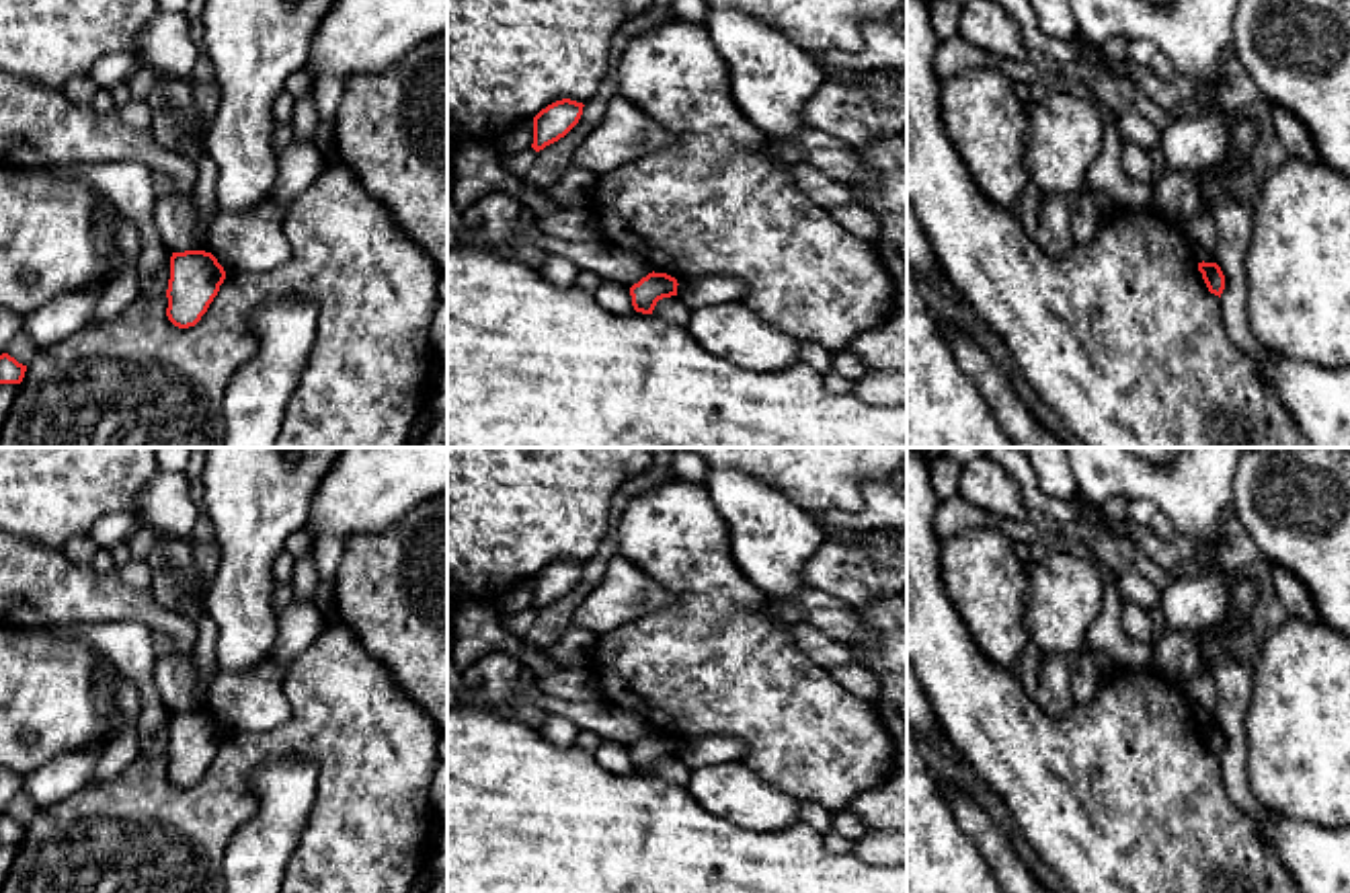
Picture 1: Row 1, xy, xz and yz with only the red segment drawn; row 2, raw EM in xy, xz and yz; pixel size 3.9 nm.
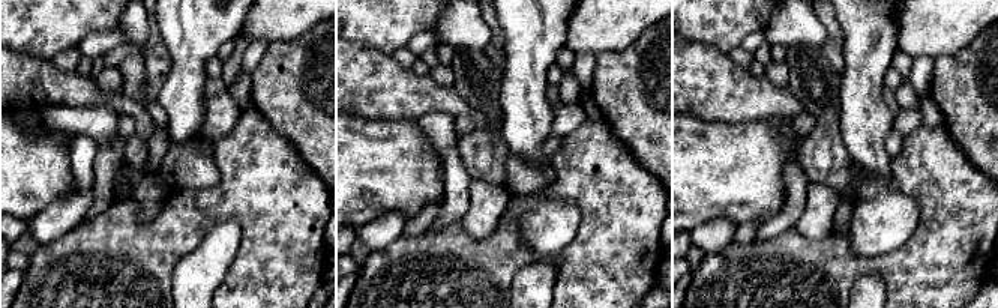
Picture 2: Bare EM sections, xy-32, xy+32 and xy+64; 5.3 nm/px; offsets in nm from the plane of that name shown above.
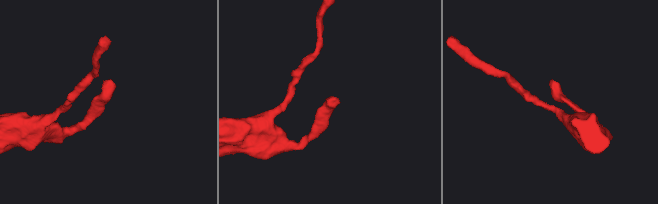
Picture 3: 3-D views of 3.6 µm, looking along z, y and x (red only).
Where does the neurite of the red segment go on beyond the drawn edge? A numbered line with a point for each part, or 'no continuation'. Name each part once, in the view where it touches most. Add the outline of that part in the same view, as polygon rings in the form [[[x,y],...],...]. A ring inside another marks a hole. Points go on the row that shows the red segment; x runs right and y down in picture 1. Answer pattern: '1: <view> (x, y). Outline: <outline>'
no continuation

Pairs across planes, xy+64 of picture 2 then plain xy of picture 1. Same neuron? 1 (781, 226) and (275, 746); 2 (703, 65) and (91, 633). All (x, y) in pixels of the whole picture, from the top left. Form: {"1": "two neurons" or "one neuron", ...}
{"1": "two neurons", "2": "two neurons"}

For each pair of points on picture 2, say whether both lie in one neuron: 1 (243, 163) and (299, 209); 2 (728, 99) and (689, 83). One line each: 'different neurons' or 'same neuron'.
1: same neuron
2: same neuron

